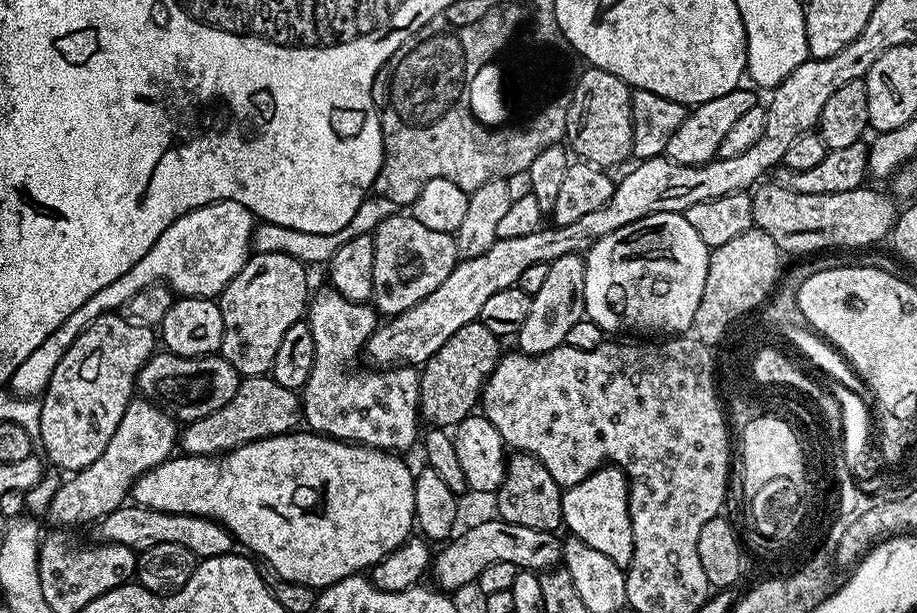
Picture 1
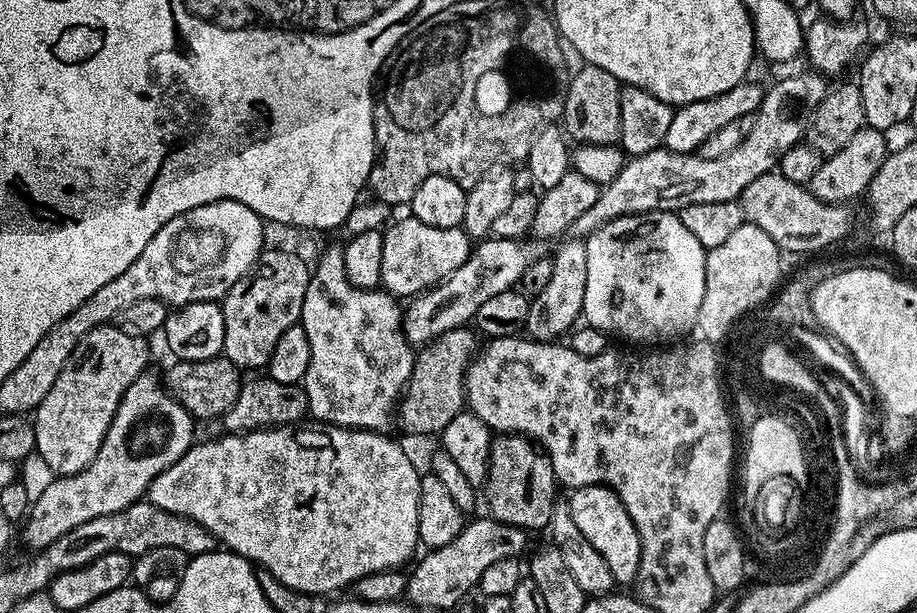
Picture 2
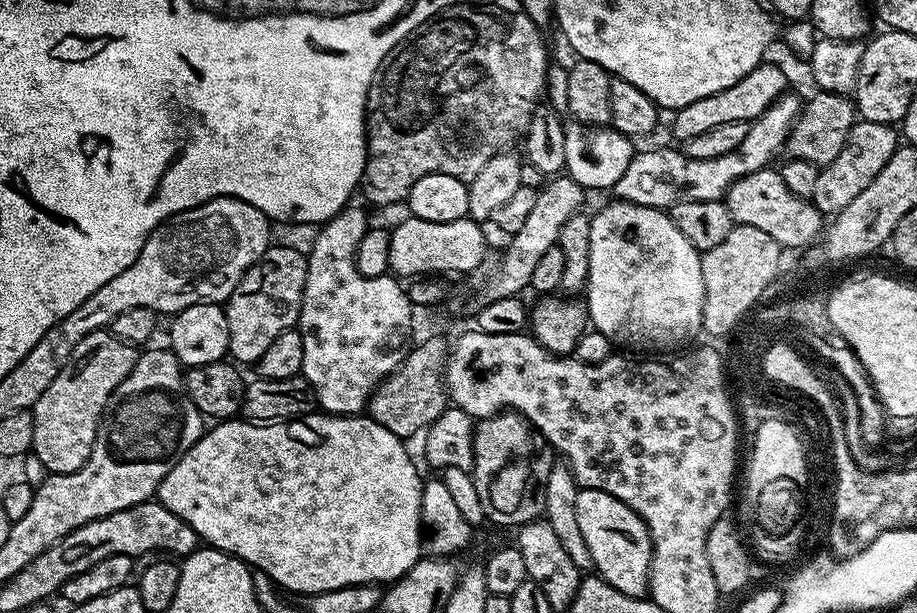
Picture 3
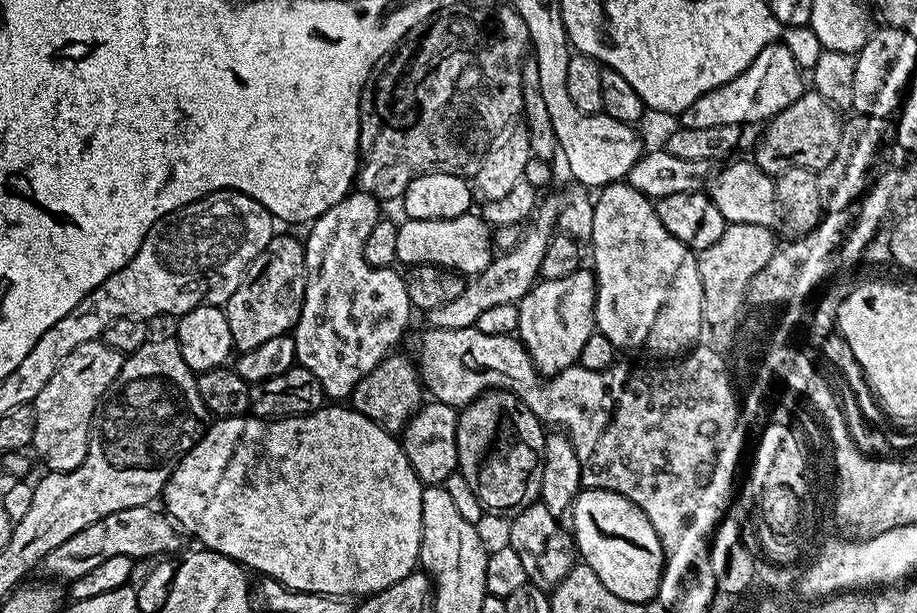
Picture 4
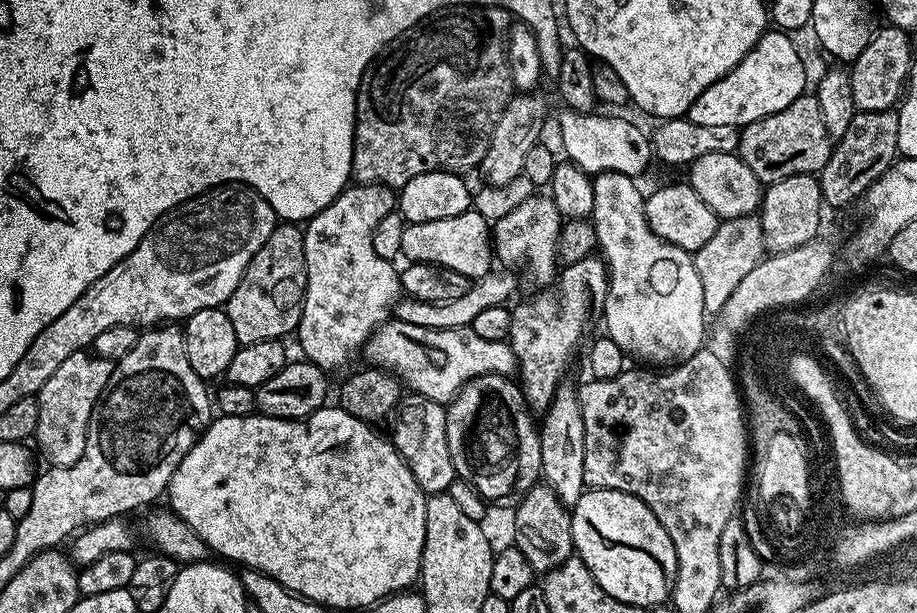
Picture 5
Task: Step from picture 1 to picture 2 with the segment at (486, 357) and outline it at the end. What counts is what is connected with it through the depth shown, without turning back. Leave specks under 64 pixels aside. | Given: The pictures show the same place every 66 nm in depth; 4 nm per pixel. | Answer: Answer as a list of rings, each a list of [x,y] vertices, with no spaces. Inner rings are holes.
[[[469,327],[446,331],[416,355],[412,377],[396,408],[396,420],[410,436],[439,435],[450,424],[450,419],[466,406],[464,375],[478,348],[477,337]]]

